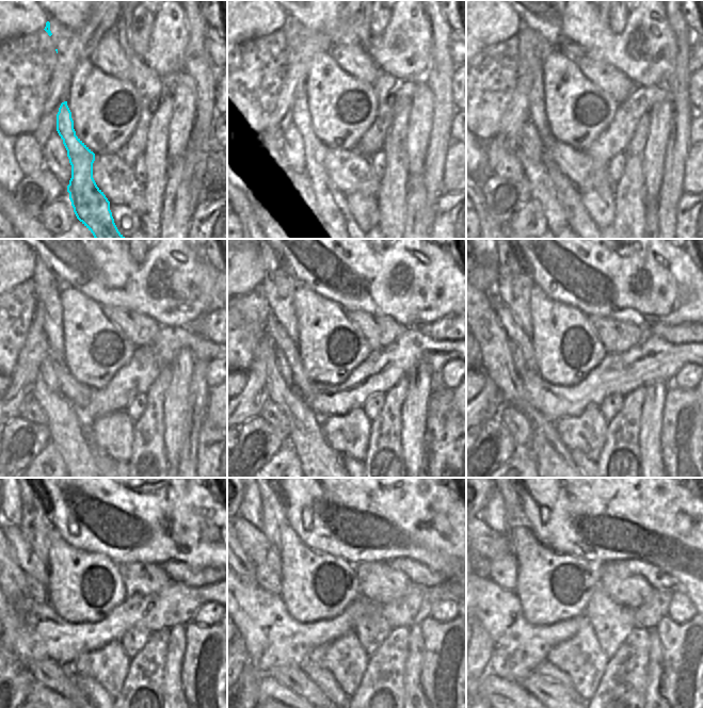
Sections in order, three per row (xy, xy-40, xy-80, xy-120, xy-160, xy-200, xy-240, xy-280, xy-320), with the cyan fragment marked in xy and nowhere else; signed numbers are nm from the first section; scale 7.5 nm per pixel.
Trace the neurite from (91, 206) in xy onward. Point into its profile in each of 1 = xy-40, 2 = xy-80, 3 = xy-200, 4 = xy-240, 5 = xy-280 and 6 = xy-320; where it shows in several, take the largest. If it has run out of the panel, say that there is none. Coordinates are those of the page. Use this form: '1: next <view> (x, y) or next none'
1: next xy-40 (332, 208)
2: next xy-80 (570, 198)
3: next xy-200 (513, 287)
4: next xy-240 (35, 525)
5: next xy-280 (272, 504)
6: next xy-320 (515, 517)

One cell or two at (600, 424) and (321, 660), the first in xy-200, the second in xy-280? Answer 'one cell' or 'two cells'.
one cell

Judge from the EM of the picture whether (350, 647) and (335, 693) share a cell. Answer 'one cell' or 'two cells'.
two cells

